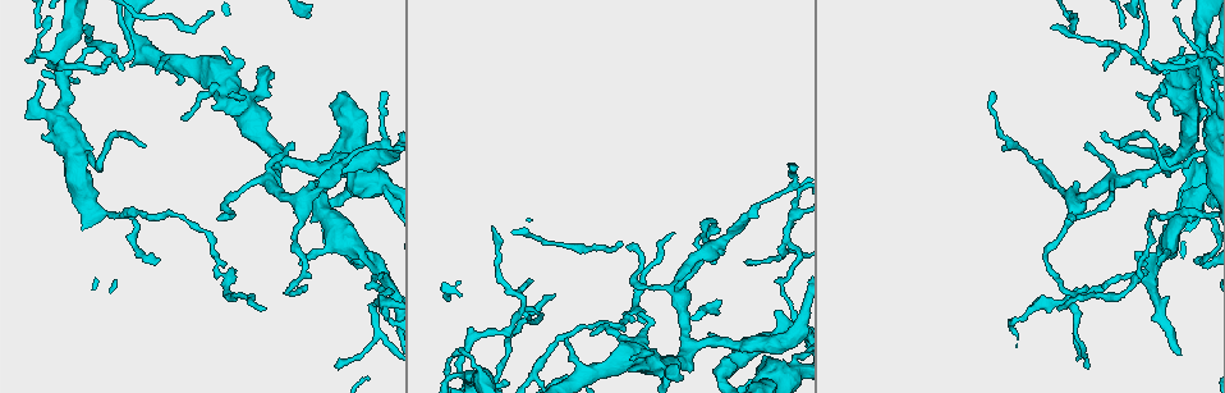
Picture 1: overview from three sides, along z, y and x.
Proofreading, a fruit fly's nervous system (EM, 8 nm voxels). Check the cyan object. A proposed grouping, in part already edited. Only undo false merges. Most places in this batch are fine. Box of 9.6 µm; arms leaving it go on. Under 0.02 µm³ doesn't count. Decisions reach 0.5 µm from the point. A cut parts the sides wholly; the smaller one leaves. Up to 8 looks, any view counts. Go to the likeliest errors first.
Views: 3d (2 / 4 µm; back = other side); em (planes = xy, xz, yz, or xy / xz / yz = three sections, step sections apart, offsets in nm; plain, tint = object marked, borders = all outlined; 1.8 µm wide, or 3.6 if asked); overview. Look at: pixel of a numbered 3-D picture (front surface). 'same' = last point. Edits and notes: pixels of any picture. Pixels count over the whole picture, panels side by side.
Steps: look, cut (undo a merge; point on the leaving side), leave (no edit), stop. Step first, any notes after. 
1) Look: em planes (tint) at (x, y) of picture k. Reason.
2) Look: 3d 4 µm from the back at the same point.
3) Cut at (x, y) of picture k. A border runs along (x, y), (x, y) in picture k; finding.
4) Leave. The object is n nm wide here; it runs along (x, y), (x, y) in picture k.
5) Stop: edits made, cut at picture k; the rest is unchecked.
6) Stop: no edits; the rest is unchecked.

Look: em planes (tint) at (1205, 65) of picture 1. Sharp bend.

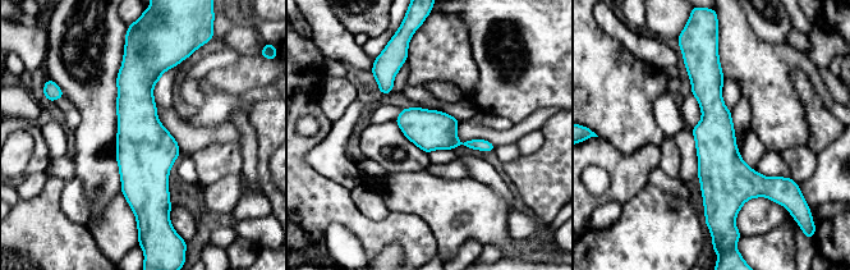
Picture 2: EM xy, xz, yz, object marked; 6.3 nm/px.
Leave. Continuous, no second neuron.

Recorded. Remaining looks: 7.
Look: em planes (borders) at (1203, 155) of picture 1. Abrupt turn.

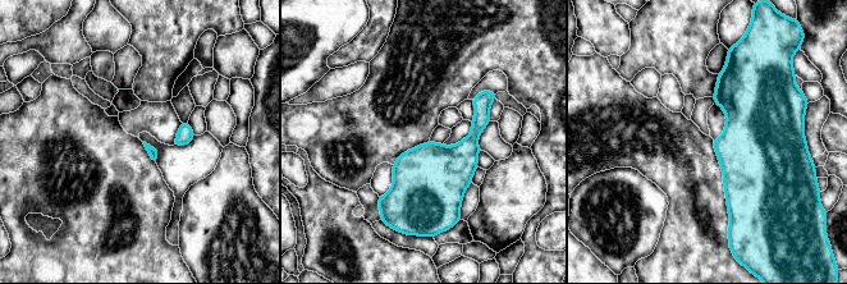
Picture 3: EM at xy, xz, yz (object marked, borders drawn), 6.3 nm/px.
Leave. The object is 60 nm wide here; all the same neuron.

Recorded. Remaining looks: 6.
Look: em planes (tint) at (658, 363) of picture 1. Two arms at a narrow angle.

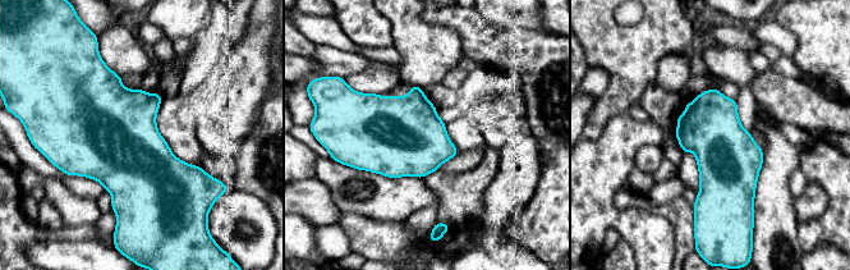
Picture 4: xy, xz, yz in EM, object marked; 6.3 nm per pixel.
Leave. All the same neuron.

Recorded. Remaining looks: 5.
Look: em planes (tint) at (791, 321) of picture 1. Thick turns thin.

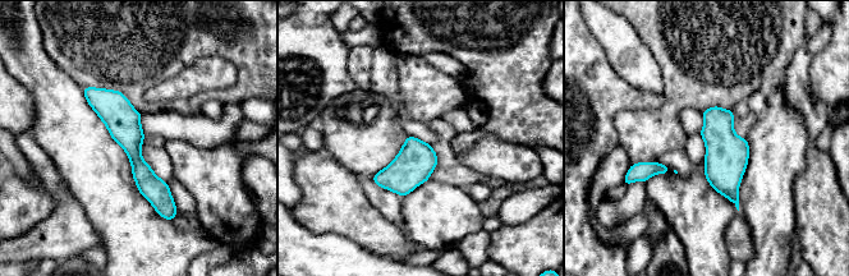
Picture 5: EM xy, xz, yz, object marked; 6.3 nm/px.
Leave. It runs along (86, 91), (124, 127), (164, 214) in picture 5; one neuron here.

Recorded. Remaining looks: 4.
Stop: no edits; the rest is unchecked.

